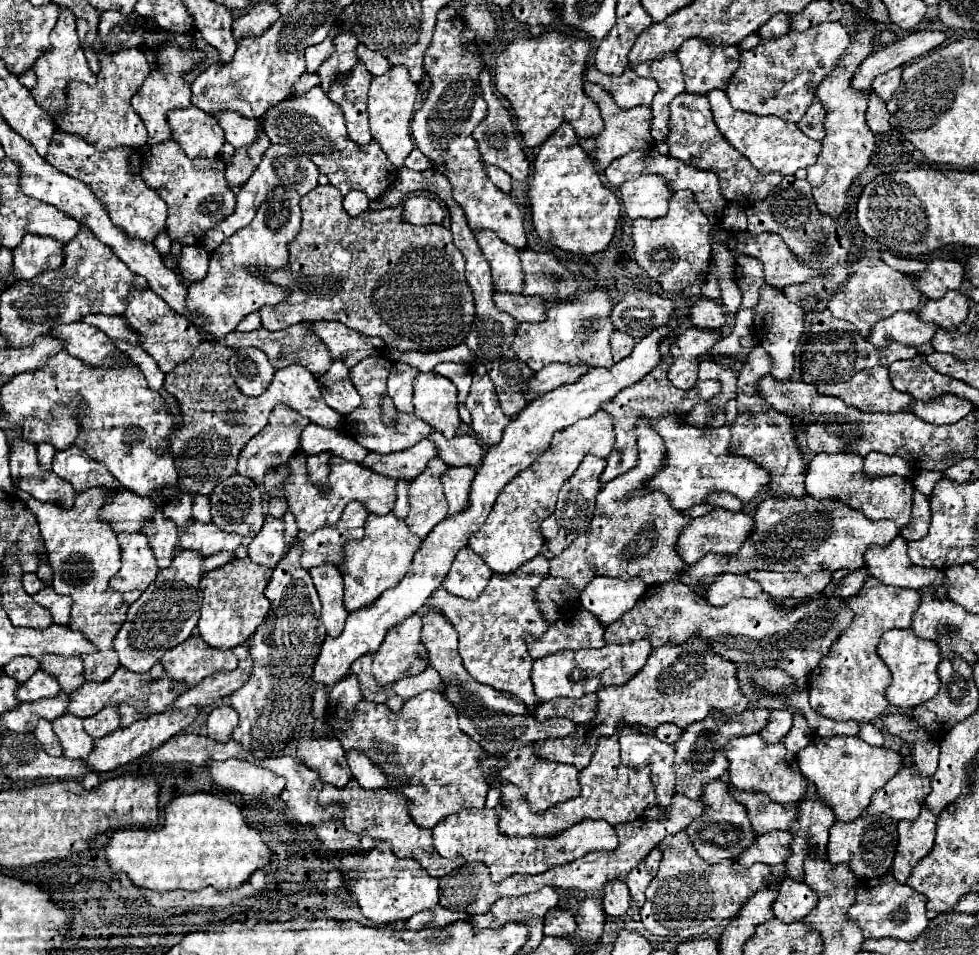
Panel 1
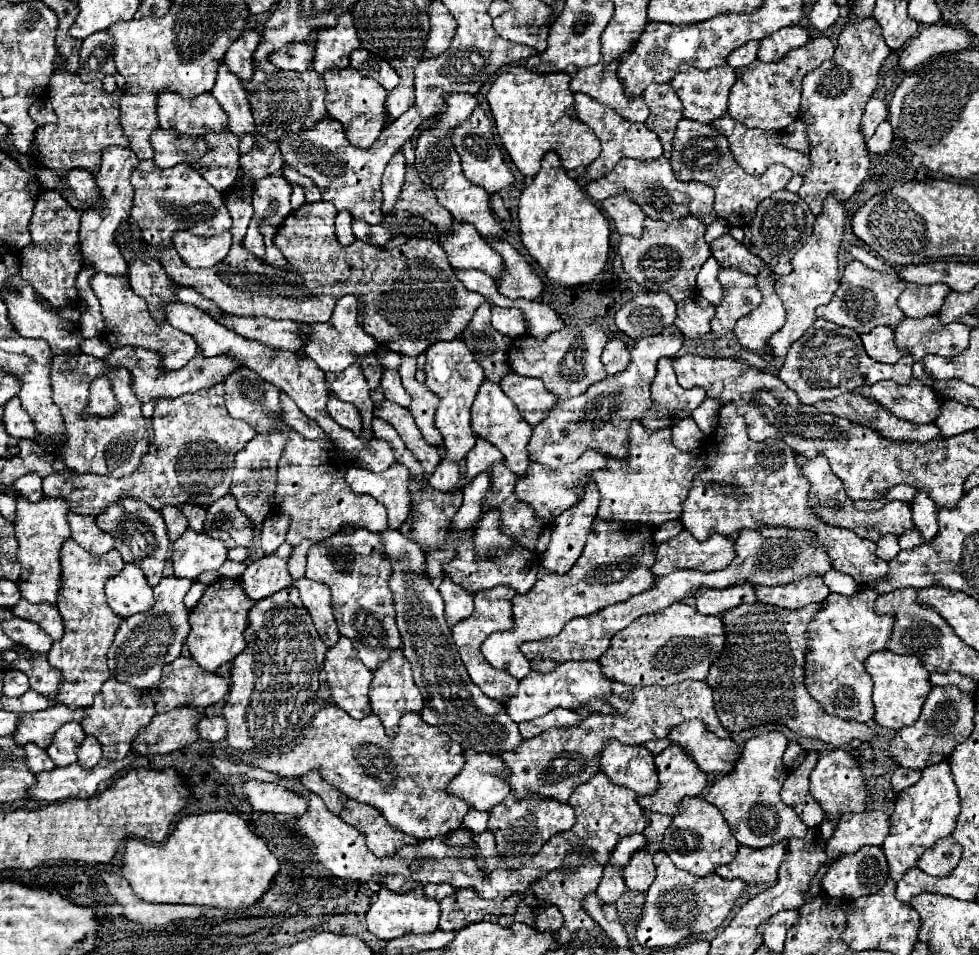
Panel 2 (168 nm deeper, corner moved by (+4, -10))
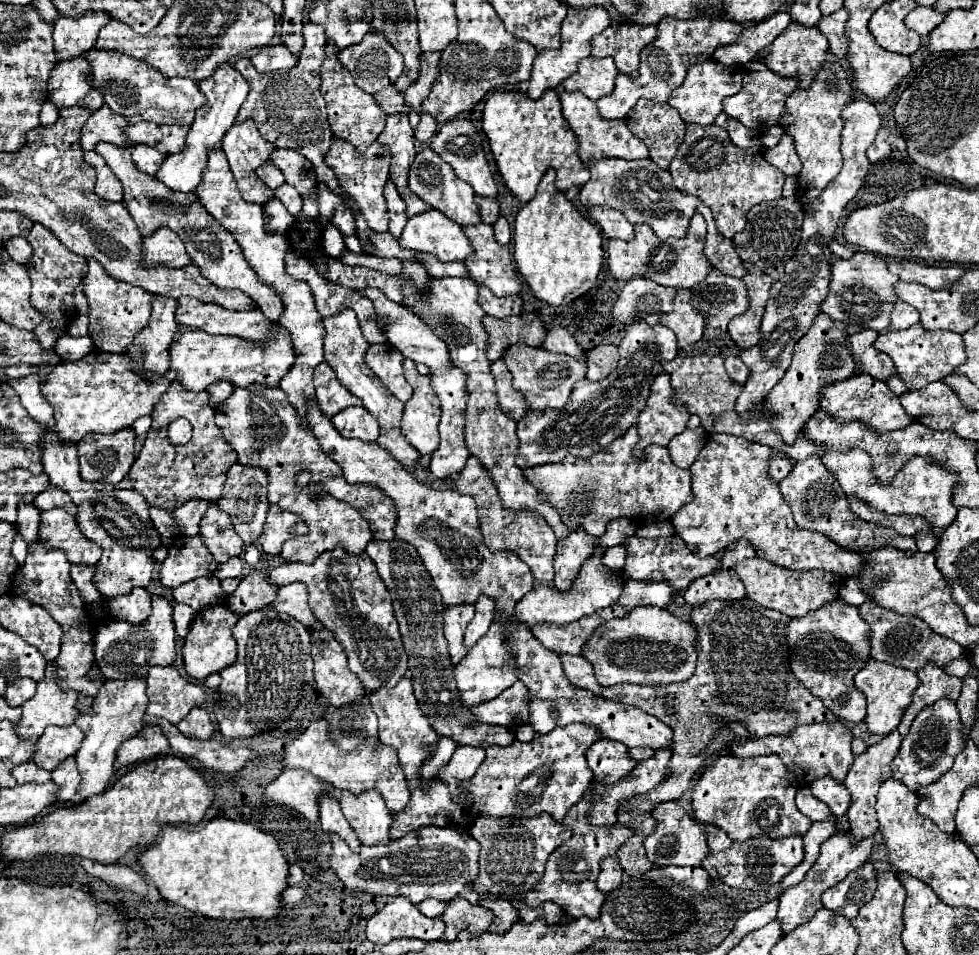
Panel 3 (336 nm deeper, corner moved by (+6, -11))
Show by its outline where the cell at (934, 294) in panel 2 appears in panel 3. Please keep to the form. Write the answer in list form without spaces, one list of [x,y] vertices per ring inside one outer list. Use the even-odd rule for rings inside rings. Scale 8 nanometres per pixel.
[[[896,300],[894,310],[892,310],[892,328],[894,330],[902,330],[902,328],[910,328],[912,324],[916,324],[920,320],[918,310],[914,310],[910,304]]]

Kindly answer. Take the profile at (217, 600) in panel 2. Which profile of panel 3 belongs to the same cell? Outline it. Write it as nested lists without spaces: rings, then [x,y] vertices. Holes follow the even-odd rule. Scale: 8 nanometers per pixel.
[[[214,604],[214,606],[204,606],[192,626],[190,632],[184,640],[184,648],[182,648],[182,656],[184,656],[184,666],[188,676],[192,676],[194,680],[204,680],[206,676],[220,672],[222,668],[230,666],[236,660],[236,642],[232,636],[232,626],[238,622],[238,614],[234,614],[226,604]]]

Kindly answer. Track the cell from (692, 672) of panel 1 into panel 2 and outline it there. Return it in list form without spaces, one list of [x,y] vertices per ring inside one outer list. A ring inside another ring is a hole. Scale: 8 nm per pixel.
[[[682,681],[670,685],[668,689],[660,689],[658,685],[640,687],[634,689],[632,701],[620,701],[618,697],[612,695],[608,697],[608,701],[618,711],[618,715],[592,713],[592,717],[582,719],[574,727],[552,727],[540,733],[540,737],[522,741],[522,745],[518,745],[514,751],[500,753],[504,765],[510,771],[506,779],[510,793],[516,799],[536,795],[556,799],[560,803],[568,801],[570,793],[578,785],[586,783],[592,775],[598,773],[600,749],[608,739],[618,739],[624,745],[644,745],[646,741],[666,737],[672,725],[680,725],[690,719],[702,719],[708,725],[708,729],[712,729],[712,733],[720,737],[730,735],[728,731],[724,731],[714,713],[712,689],[708,689],[704,681]]]

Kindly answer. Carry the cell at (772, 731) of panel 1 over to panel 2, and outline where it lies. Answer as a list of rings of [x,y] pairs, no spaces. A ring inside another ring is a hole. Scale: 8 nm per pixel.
[[[768,731],[752,737],[744,745],[744,751],[736,761],[732,773],[718,777],[704,797],[708,803],[722,811],[732,829],[732,835],[738,839],[740,845],[760,849],[782,839],[804,837],[804,833],[808,831],[808,825],[794,813],[792,807],[788,807],[780,799],[782,783],[790,773],[782,761],[786,745],[788,739],[778,731]]]

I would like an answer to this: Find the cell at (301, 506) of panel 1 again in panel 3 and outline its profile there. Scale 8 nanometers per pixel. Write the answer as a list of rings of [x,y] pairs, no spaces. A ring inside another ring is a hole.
[[[256,382],[254,386],[246,388],[236,386],[234,394],[230,394],[230,398],[226,398],[226,402],[216,408],[216,424],[222,428],[224,438],[236,450],[238,462],[260,466],[268,472],[268,500],[272,504],[278,504],[282,510],[294,512],[304,518],[308,532],[302,538],[292,538],[282,546],[280,556],[284,560],[314,562],[318,554],[332,550],[338,544],[354,554],[364,552],[368,540],[372,538],[372,530],[361,513],[330,495],[322,495],[318,500],[310,494],[310,486],[316,486],[326,478],[342,476],[342,468],[334,460],[330,460],[330,456],[326,456],[318,446],[314,430],[300,424],[298,410],[294,410],[294,406],[288,402],[282,388],[270,388]],[[302,470],[310,470],[310,482],[298,488],[296,478]]]

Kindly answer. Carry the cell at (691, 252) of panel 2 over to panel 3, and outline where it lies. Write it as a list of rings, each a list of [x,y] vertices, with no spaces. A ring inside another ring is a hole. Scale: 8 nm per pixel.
[[[700,212],[692,216],[692,222],[688,226],[686,238],[658,238],[654,230],[646,224],[636,224],[634,226],[634,240],[624,242],[624,240],[610,240],[608,242],[608,262],[610,262],[610,272],[614,274],[616,280],[628,282],[634,276],[644,276],[646,280],[660,282],[666,288],[692,288],[706,274],[712,270],[710,260],[704,256],[704,236],[706,236],[706,222]]]

